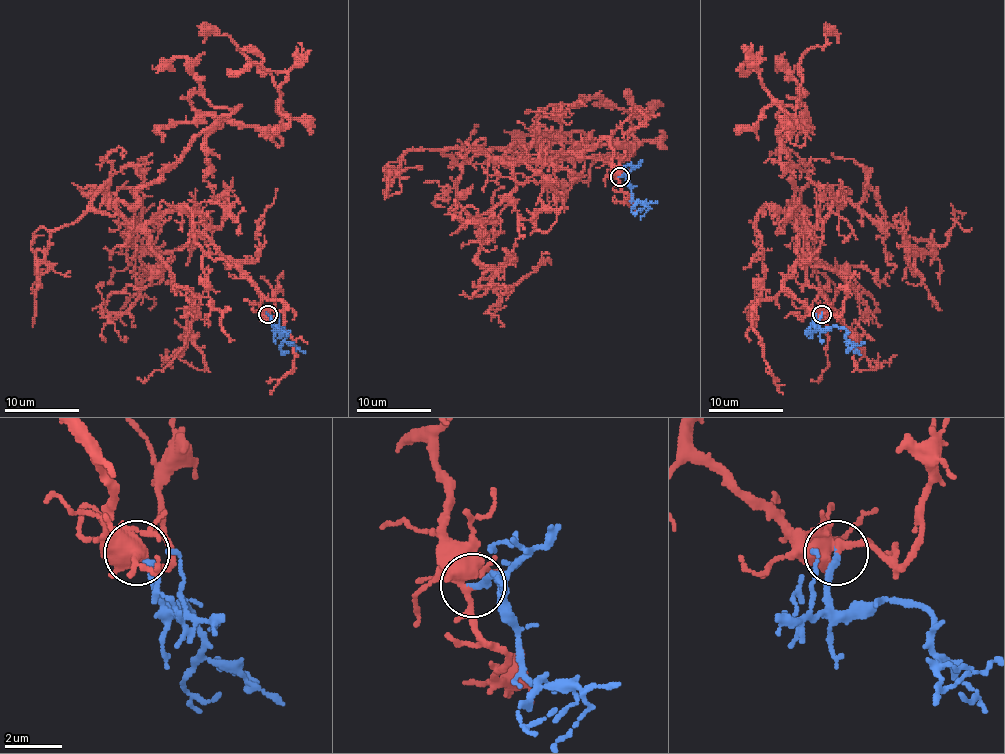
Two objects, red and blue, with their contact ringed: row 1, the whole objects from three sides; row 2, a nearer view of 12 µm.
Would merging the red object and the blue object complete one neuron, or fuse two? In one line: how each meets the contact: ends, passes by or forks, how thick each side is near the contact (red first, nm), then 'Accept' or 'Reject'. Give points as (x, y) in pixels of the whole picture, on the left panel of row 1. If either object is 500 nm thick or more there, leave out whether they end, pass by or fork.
At the ring red forks. At the ring blue ends. Thickness 280 nm (red) against 240 nm. Accept

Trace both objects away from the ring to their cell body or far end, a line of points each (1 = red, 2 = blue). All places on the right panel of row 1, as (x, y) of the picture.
1: (822, 314), (784, 286), (807, 213), (799, 228), (779, 127), (795, 125), (799, 57), (833, 29), (838, 43)
2: (822, 314), (822, 329), (842, 327), (846, 330), (846, 340), (855, 345), (865, 342)

